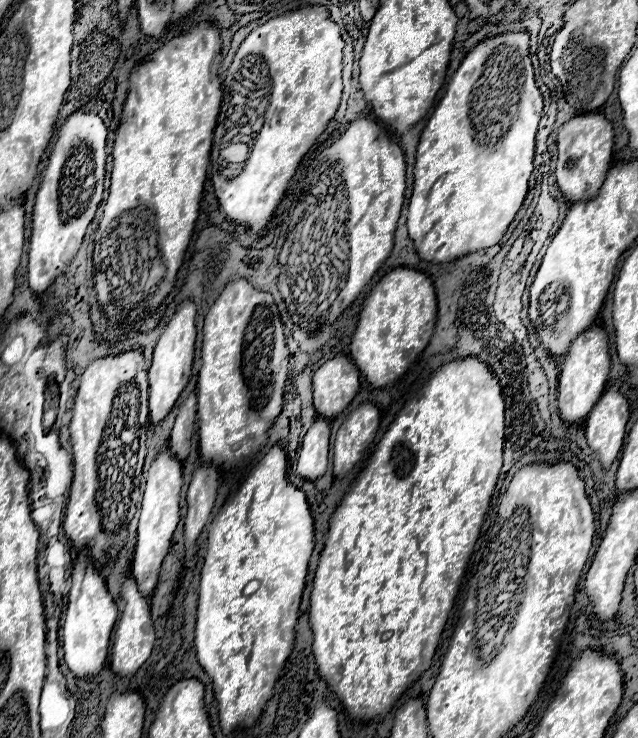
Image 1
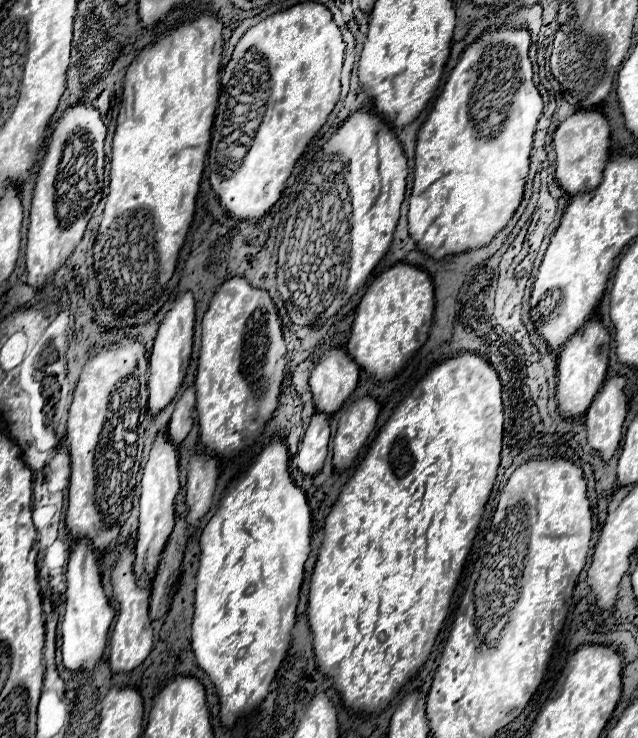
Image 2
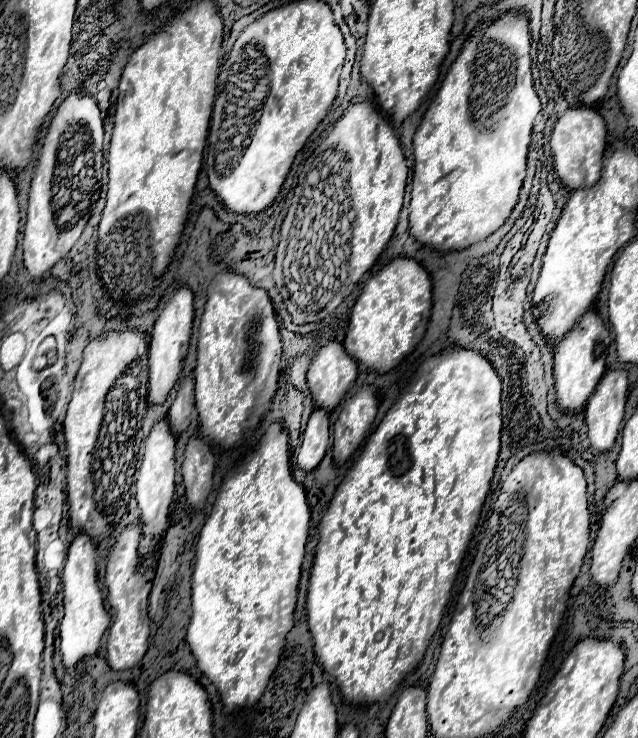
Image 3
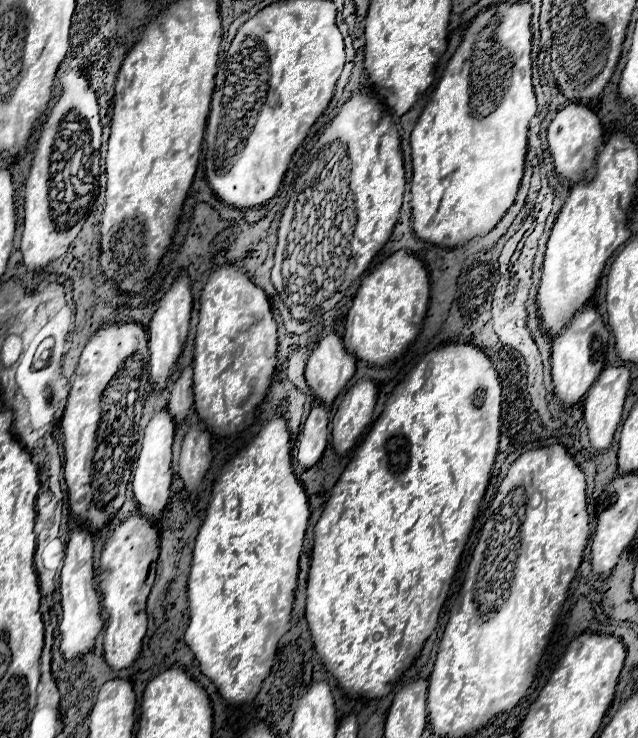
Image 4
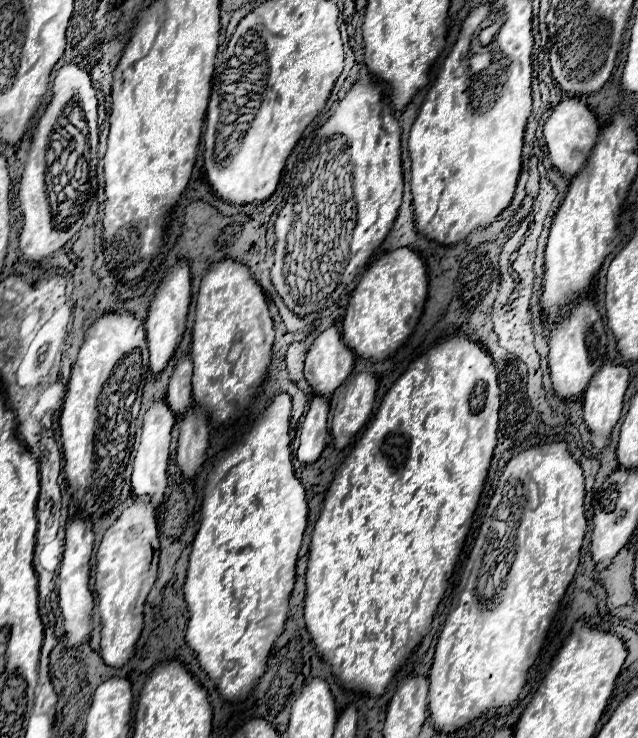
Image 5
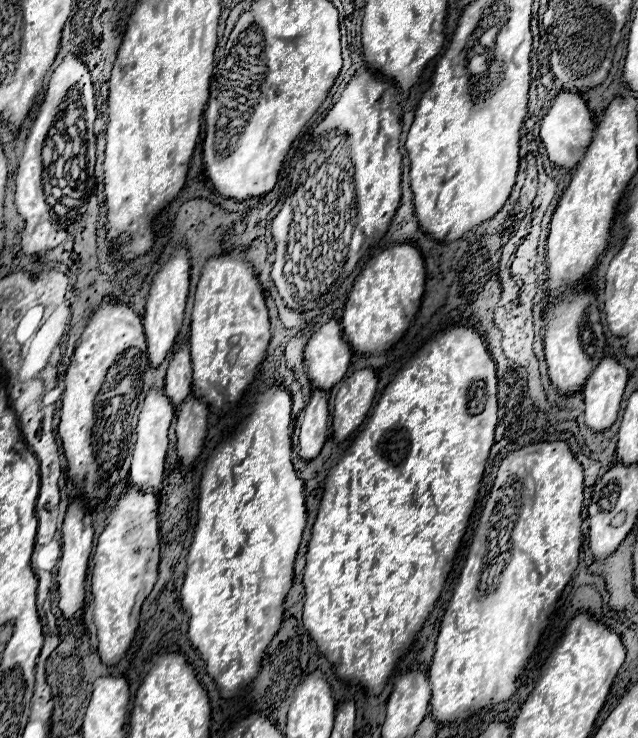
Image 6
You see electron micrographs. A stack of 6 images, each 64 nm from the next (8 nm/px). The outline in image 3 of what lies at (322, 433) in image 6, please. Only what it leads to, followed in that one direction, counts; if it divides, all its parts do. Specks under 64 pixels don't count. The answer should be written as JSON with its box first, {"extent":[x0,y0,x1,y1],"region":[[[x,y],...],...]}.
{"extent":[296,408,330,472],"region":[[[316,408],[310,414],[306,430],[302,432],[302,438],[300,438],[300,448],[296,454],[298,466],[306,472],[314,470],[328,450],[328,440],[330,440],[328,412],[322,408]]]}

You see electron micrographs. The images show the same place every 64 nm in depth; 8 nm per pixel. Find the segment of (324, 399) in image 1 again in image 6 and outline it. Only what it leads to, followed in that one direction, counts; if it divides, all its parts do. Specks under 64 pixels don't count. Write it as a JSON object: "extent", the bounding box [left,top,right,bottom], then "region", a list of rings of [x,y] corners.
{"extent":[304,318,352,392],"region":[[[336,318],[322,324],[304,346],[306,374],[312,380],[312,386],[324,392],[330,392],[332,386],[342,380],[350,366],[350,358],[352,350],[342,340],[342,330]]]}

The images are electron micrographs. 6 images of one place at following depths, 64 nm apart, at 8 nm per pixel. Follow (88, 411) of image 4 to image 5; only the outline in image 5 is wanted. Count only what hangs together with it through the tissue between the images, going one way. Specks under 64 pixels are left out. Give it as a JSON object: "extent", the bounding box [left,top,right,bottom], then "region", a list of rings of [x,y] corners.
{"extent":[60,312,150,518],"region":[[[104,312],[86,330],[84,344],[72,366],[68,392],[64,396],[62,414],[60,414],[60,434],[62,434],[62,448],[66,460],[64,478],[70,484],[74,504],[82,502],[82,494],[84,494],[84,508],[80,512],[86,518],[100,518],[118,502],[112,496],[120,494],[122,490],[124,478],[120,474],[124,472],[128,462],[130,434],[138,412],[136,402],[142,396],[144,378],[148,370],[150,368],[148,368],[144,322],[134,318],[134,314]]]}

